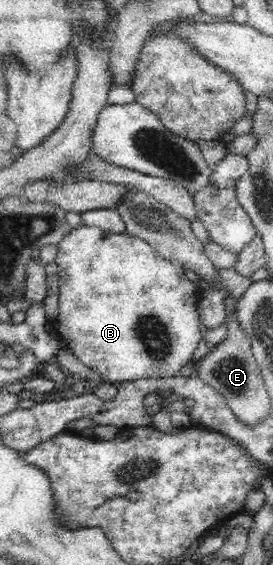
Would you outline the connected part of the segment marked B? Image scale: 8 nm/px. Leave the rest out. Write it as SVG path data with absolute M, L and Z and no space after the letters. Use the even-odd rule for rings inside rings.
M79 226L74 228L72 233L68 233L57 247L59 255L56 259L58 265L58 277L60 278L59 291L57 293L58 307L57 315L53 322L56 335L59 337L62 345L72 351L80 360L82 365L93 369L99 373L105 382L117 384L119 382L138 381L141 379L164 379L178 377L187 373L193 366L194 353L202 341L202 329L200 328L201 319L197 303L200 290L196 283L188 280L184 275L184 268L164 260L150 245L136 237L130 237L128 234L114 234L108 231L102 231L97 227Z

